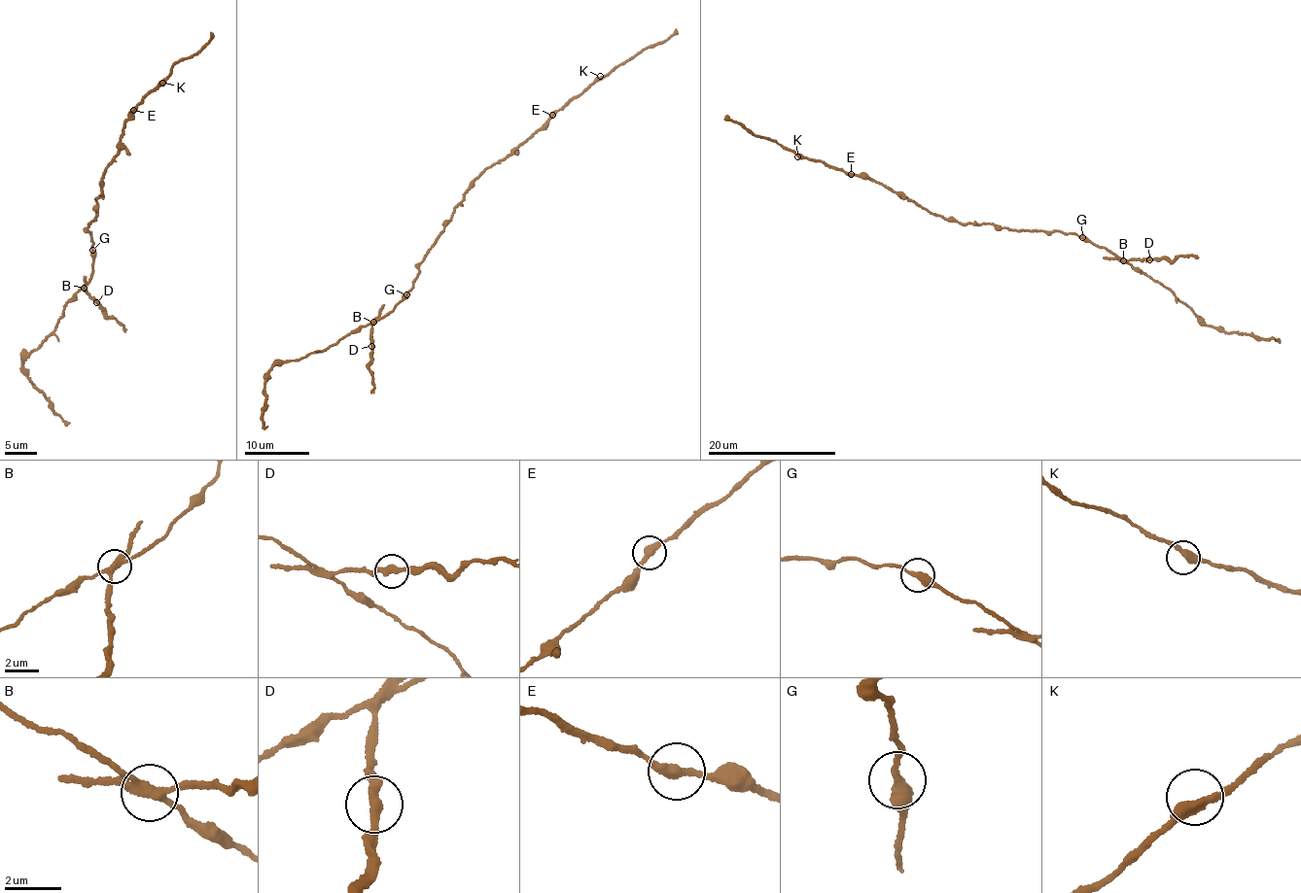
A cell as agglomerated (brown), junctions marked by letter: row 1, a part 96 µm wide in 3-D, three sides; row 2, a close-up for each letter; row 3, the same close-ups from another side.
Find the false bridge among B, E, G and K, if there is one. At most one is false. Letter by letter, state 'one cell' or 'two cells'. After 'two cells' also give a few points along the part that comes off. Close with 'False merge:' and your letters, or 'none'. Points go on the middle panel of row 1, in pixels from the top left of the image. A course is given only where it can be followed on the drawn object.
B: two cells; course (374, 322), (369, 366), (371, 393)
E: one cell
G: one cell
K: one cell
False merge: B

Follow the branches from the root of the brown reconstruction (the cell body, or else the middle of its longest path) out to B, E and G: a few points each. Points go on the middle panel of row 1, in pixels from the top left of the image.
B: (437, 236), (418, 265), (417, 279), (406, 297), (393, 311), (374, 322)
E: (437, 236), (443, 224), (450, 221), (471, 182), (510, 153), (512, 149), (527, 140), (552, 115)
G: (437, 236), (418, 265), (417, 279), (406, 294)

